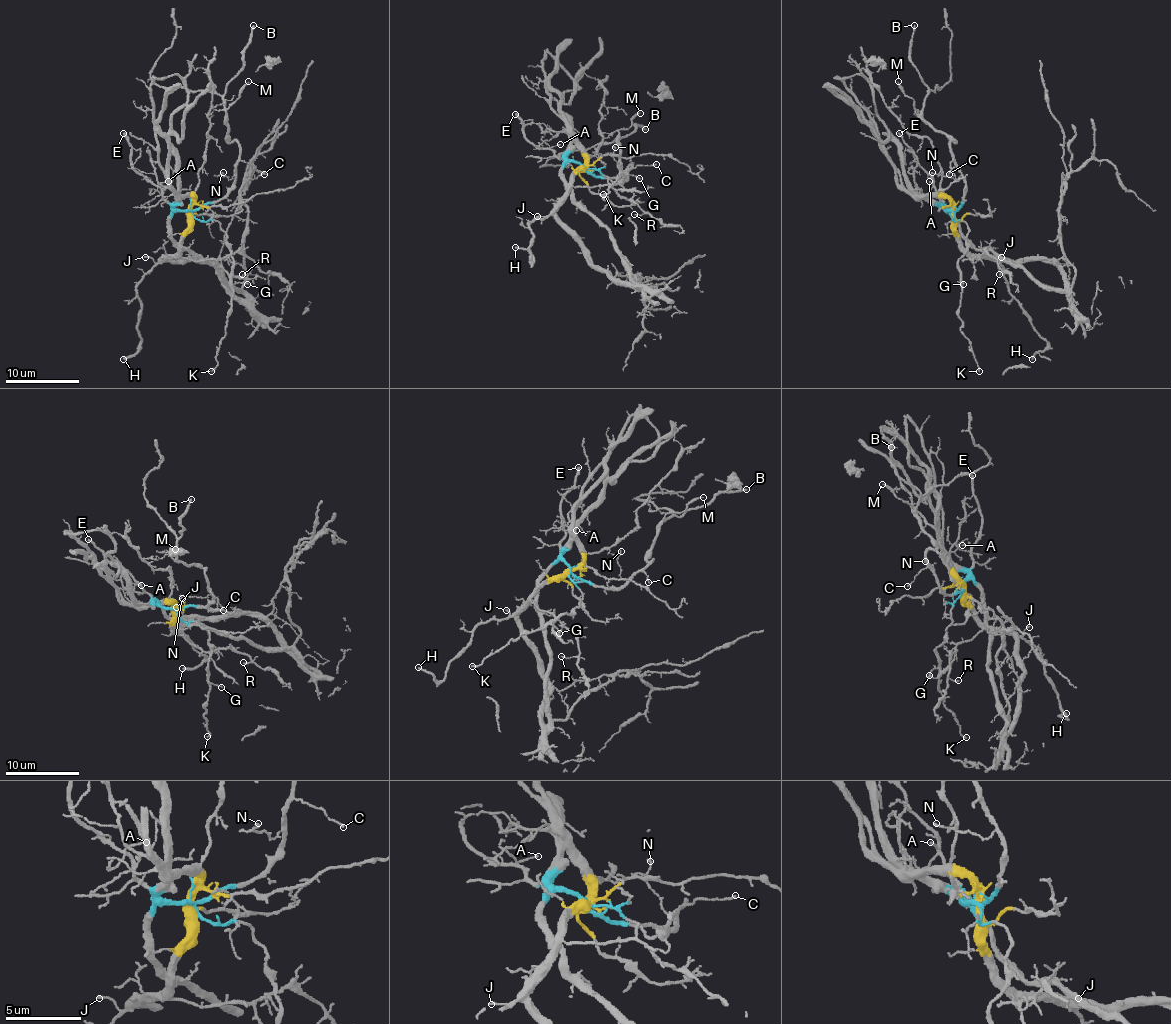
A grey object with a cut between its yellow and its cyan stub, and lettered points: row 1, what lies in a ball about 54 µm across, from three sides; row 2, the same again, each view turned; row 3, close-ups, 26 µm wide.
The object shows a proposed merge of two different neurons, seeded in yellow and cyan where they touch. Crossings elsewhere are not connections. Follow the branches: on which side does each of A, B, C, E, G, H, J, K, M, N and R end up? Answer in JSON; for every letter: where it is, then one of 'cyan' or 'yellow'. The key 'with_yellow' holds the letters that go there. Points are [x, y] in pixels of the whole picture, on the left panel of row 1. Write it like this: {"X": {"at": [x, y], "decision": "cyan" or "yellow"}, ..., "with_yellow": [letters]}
{"A": {"at": [168, 181], "decision": "cyan"}, "B": {"at": [253, 25], "decision": "cyan"}, "C": {"at": [264, 174], "decision": "cyan"}, "E": {"at": [123, 133], "decision": "cyan"}, "G": {"at": [247, 284], "decision": "cyan"}, "H": {"at": [123, 359], "decision": "yellow"}, "J": {"at": [145, 257], "decision": "yellow"}, "K": {"at": [211, 371], "decision": "cyan"}, "M": {"at": [248, 81], "decision": "cyan"}, "N": {"at": [223, 172], "decision": "cyan"}, "R": {"at": [242, 274], "decision": "yellow"}, "with_yellow": ["H", "J", "R"]}

